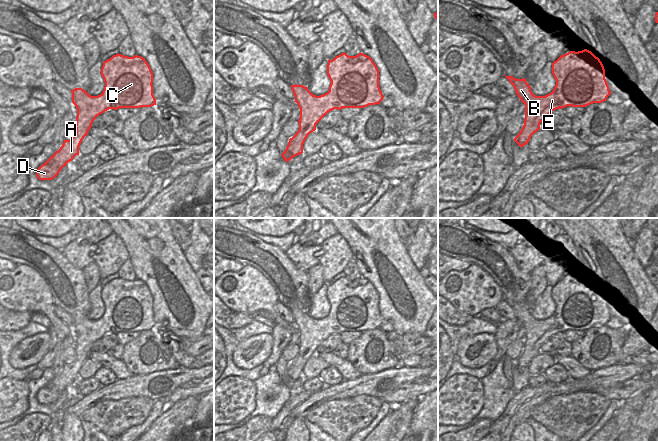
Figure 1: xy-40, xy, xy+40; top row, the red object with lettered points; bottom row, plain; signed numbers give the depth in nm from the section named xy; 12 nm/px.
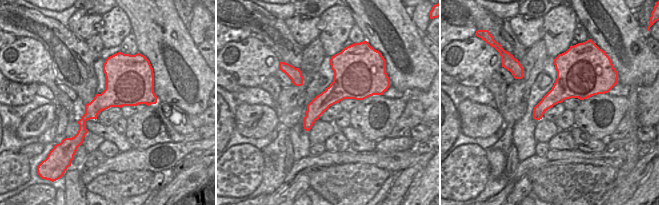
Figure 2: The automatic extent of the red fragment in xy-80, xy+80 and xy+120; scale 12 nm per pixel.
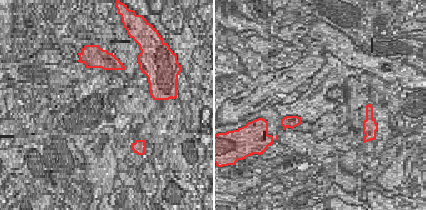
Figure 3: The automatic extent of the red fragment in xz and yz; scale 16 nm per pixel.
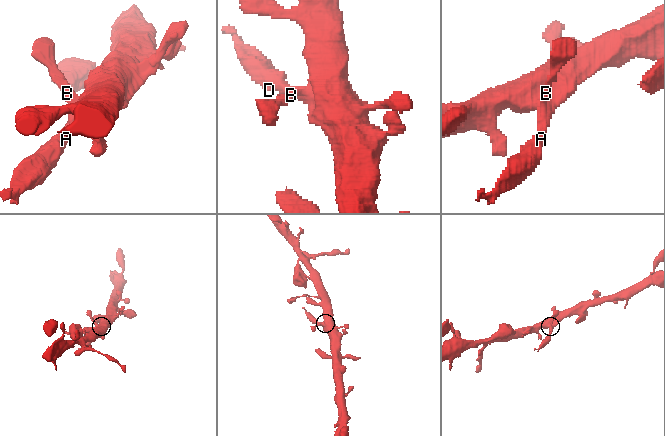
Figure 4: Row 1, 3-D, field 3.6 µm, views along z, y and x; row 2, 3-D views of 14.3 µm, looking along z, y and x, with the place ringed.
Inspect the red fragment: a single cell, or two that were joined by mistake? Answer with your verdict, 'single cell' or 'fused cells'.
single cell

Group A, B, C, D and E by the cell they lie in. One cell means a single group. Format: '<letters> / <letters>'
A B C D E

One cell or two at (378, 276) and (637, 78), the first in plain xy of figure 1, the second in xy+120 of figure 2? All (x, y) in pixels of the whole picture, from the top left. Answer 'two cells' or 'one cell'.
one cell

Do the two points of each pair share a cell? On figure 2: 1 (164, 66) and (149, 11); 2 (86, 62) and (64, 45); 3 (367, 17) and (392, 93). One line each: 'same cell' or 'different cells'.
1: same cell
2: same cell
3: different cells

